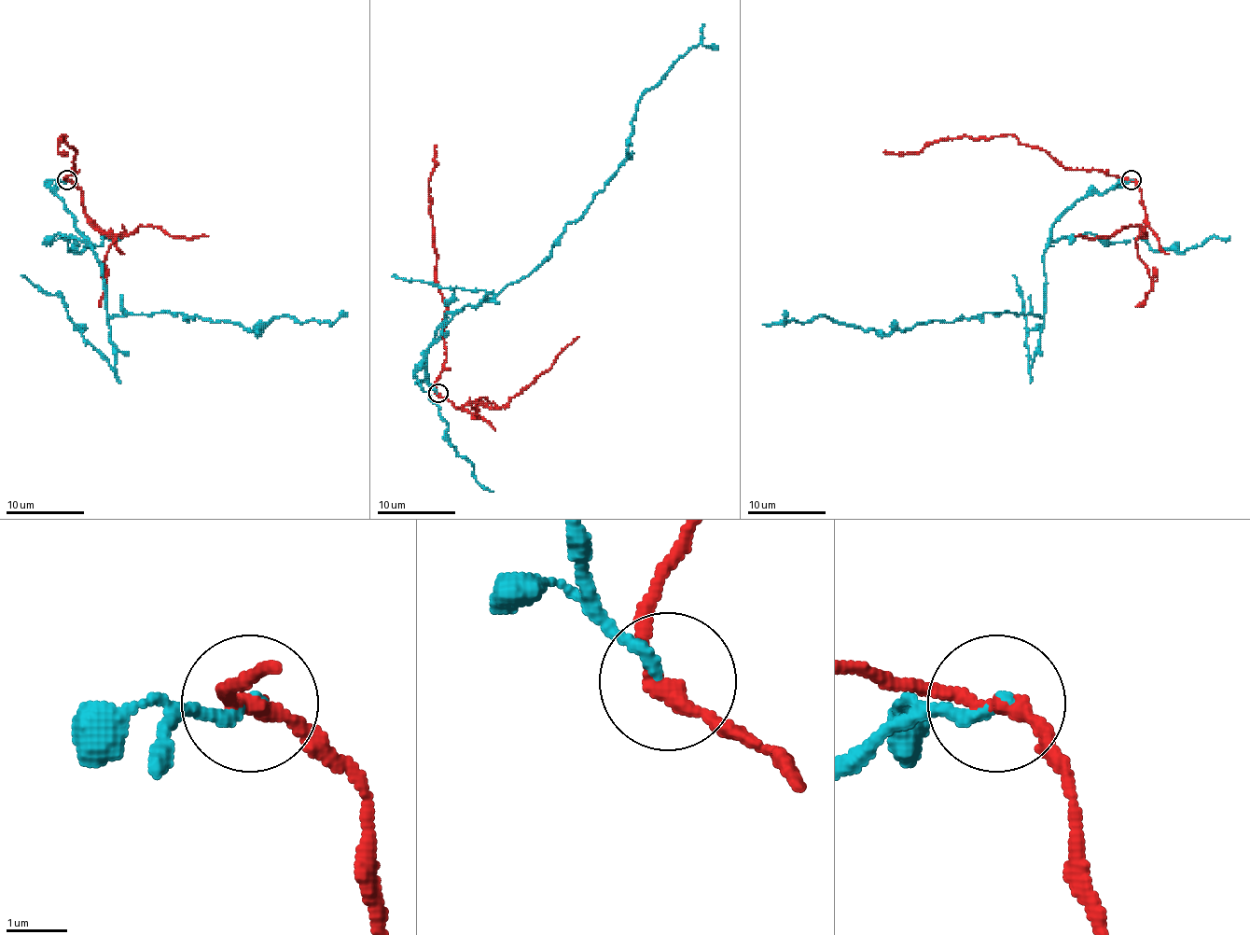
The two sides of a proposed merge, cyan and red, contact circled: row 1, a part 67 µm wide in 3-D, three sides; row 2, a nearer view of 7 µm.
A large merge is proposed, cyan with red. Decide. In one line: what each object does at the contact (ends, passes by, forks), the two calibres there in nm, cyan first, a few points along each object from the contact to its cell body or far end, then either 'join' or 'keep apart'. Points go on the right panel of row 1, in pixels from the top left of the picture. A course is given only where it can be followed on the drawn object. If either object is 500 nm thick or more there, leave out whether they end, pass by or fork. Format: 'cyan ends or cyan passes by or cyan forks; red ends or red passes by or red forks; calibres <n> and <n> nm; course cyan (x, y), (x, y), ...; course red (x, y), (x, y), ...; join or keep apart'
cyan ends; red passes by; calibres 200 and 280 nm; course cyan (1131, 179), (1087, 193), (1053, 224), (1042, 316), (983, 313), (887, 334), (826, 316), (784, 322), (785, 313); course red (1131, 179), (1096, 170), (1065, 170), (1044, 150), (1022, 145), (1010, 134), (935, 140), (919, 152), (883, 152); keep apart

